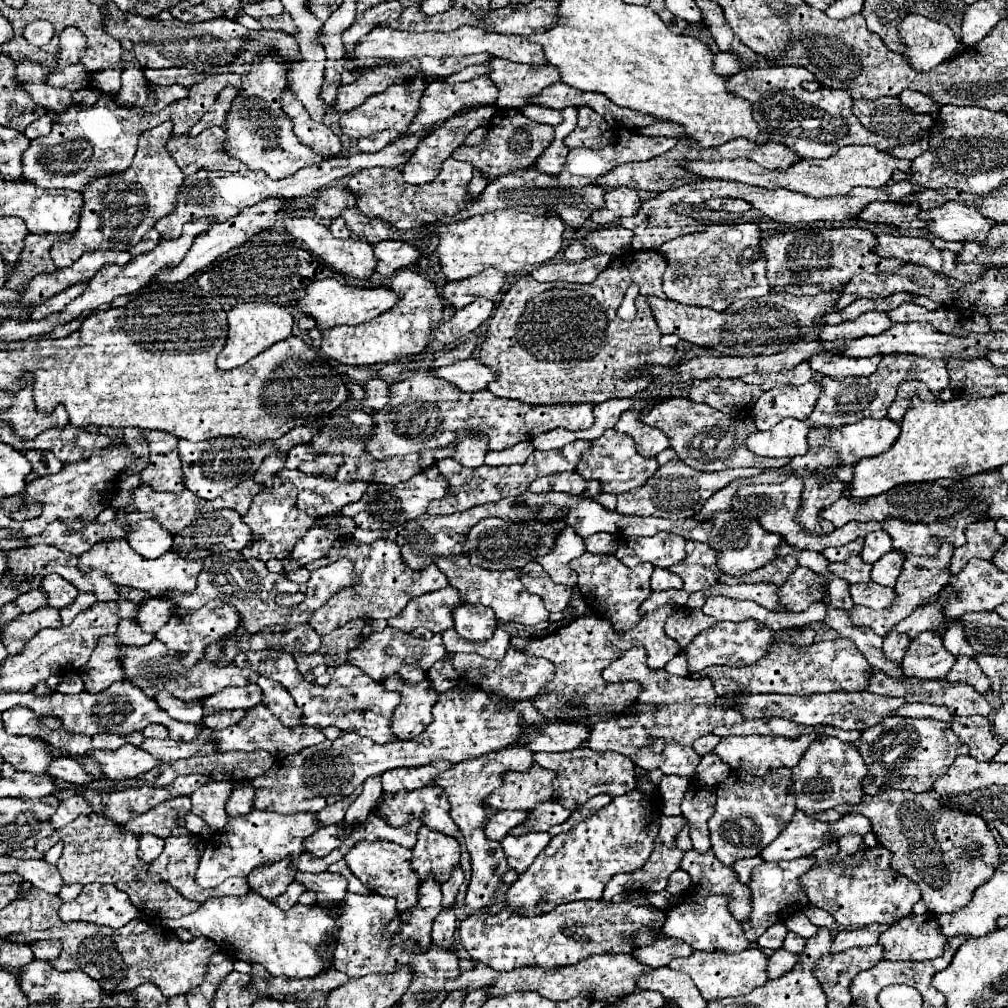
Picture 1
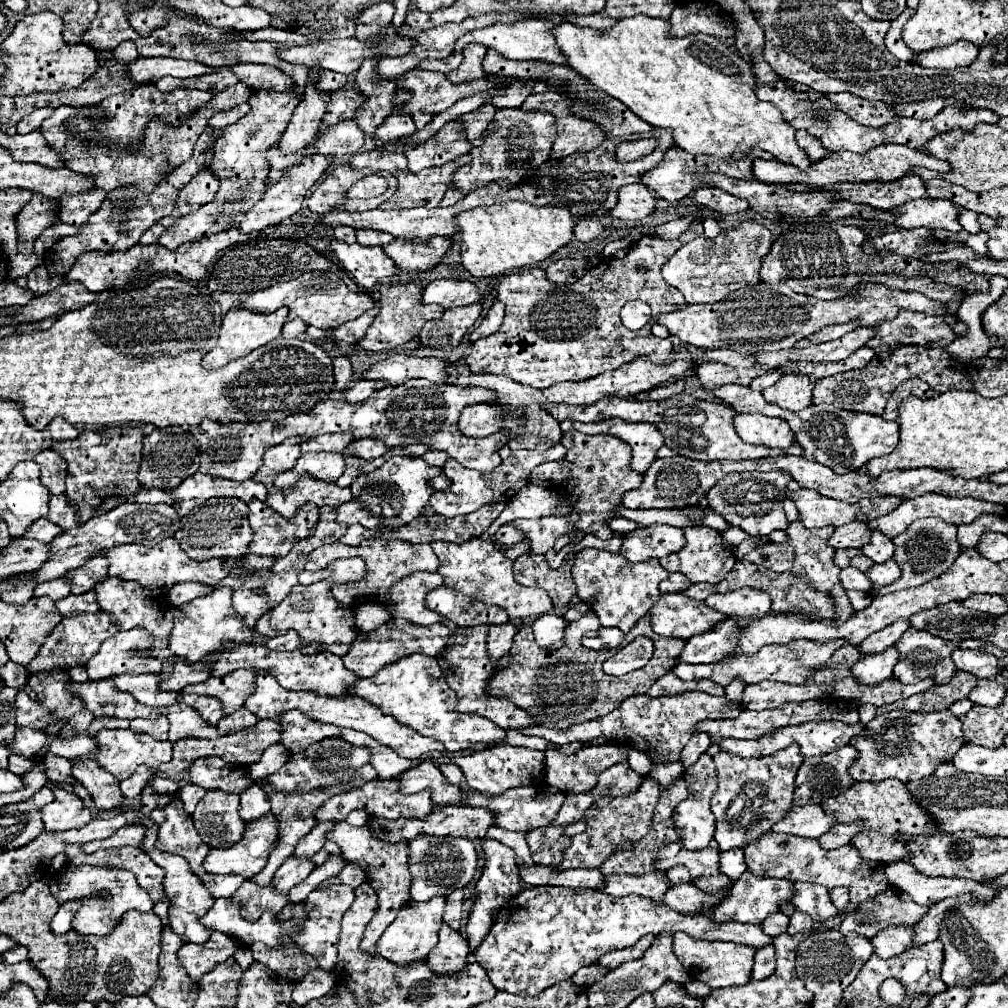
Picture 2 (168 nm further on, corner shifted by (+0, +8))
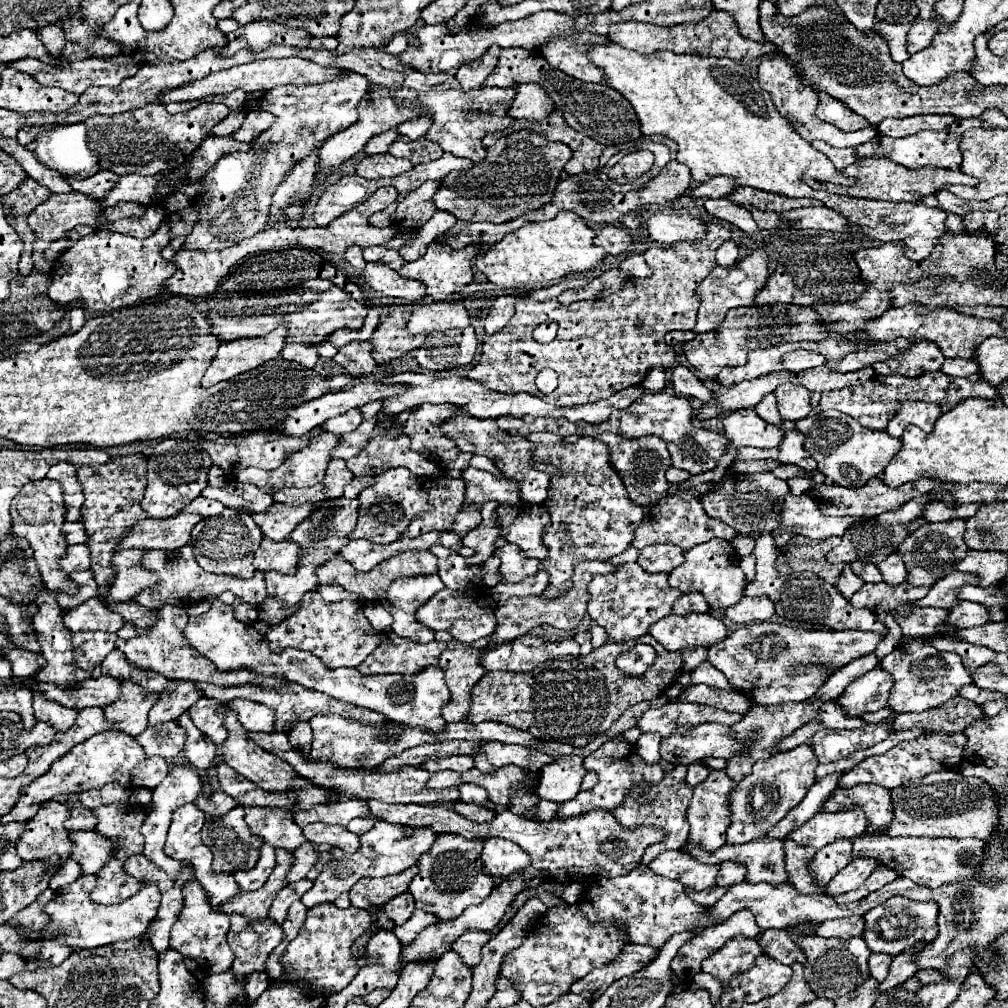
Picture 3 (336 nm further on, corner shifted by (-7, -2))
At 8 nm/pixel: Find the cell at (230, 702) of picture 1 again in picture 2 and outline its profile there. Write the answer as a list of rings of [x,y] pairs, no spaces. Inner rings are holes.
[[[183,695],[181,697],[183,703],[187,703],[189,707],[197,709],[199,715],[211,723],[211,725],[217,725],[217,721],[223,717],[223,705],[217,697],[209,697],[209,695]]]

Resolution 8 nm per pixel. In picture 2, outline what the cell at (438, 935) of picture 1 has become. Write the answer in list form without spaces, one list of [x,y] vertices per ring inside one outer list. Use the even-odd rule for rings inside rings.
[[[441,923],[439,943],[429,953],[427,965],[435,973],[457,973],[467,963],[467,955],[469,955],[467,939],[463,939],[461,933],[451,929],[447,923]]]

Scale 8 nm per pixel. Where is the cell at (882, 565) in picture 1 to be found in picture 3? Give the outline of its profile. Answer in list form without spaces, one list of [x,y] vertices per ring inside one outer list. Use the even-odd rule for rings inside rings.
[[[864,583],[864,587],[852,595],[850,603],[852,603],[852,607],[866,607],[872,613],[888,613],[888,611],[896,611],[896,609],[904,607],[906,603],[914,603],[926,595],[928,595],[926,587],[914,587],[910,583],[902,583],[896,587],[892,587],[888,583]]]

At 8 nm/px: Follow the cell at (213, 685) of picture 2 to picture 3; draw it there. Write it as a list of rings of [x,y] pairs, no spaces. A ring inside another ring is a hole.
[[[236,699],[228,703],[232,707],[232,711],[236,711],[240,723],[248,729],[248,731],[258,731],[258,733],[272,733],[274,731],[274,711],[254,703],[254,701],[244,701],[244,699]]]

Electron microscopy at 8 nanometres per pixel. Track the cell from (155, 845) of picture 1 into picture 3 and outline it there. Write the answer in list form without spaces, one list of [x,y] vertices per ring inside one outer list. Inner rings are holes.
[[[72,831],[70,841],[74,843],[70,859],[82,867],[82,875],[96,873],[100,863],[108,859],[108,851],[112,851],[112,843],[108,843],[108,839],[100,839],[96,831]]]

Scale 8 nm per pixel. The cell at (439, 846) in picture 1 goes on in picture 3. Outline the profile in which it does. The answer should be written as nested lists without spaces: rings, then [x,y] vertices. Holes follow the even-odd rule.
[[[452,833],[438,835],[432,849],[420,857],[420,873],[412,879],[408,889],[416,899],[416,909],[432,913],[438,919],[456,919],[466,907],[482,903],[492,891],[494,879],[482,871],[480,855],[482,843]]]

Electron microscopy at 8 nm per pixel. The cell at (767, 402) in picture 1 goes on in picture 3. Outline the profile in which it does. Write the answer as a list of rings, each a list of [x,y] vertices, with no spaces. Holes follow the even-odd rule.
[[[792,383],[780,385],[776,391],[776,401],[778,401],[778,411],[784,421],[798,421],[810,415],[810,391]]]

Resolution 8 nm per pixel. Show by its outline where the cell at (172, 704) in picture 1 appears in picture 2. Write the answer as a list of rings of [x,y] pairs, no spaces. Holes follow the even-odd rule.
[[[121,675],[113,679],[117,681],[119,689],[133,693],[133,697],[147,707],[167,707],[179,703],[181,699],[179,693],[161,691],[157,675]]]

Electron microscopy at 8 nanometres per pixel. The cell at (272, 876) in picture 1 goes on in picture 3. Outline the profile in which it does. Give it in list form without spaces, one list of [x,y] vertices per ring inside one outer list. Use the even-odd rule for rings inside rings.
[[[230,915],[230,921],[232,927],[228,933],[228,943],[236,955],[232,971],[236,975],[236,983],[244,987],[250,973],[266,971],[266,959],[282,941],[282,927],[268,923],[268,919],[248,927],[240,915]]]

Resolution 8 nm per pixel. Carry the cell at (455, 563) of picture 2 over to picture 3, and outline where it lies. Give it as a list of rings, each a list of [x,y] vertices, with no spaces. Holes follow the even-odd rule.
[[[436,545],[436,547],[430,547],[430,553],[434,553],[438,559],[438,575],[446,587],[468,591],[468,585],[472,587],[480,585],[482,581],[480,567],[466,567],[464,557],[458,555],[456,551]]]

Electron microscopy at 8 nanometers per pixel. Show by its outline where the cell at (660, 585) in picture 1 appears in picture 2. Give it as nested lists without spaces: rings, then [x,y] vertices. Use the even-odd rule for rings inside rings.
[[[671,573],[665,581],[661,581],[659,589],[661,589],[661,593],[677,593],[681,589],[687,589],[689,585],[691,585],[691,581],[683,573]]]

